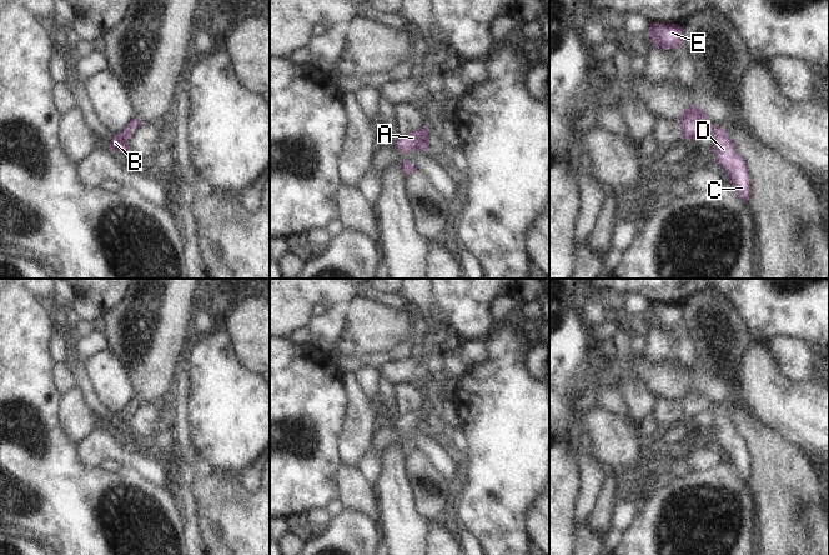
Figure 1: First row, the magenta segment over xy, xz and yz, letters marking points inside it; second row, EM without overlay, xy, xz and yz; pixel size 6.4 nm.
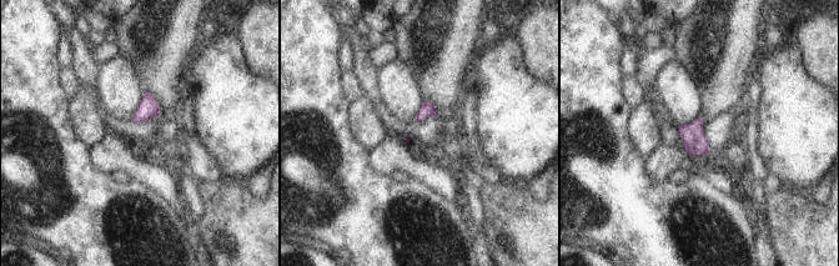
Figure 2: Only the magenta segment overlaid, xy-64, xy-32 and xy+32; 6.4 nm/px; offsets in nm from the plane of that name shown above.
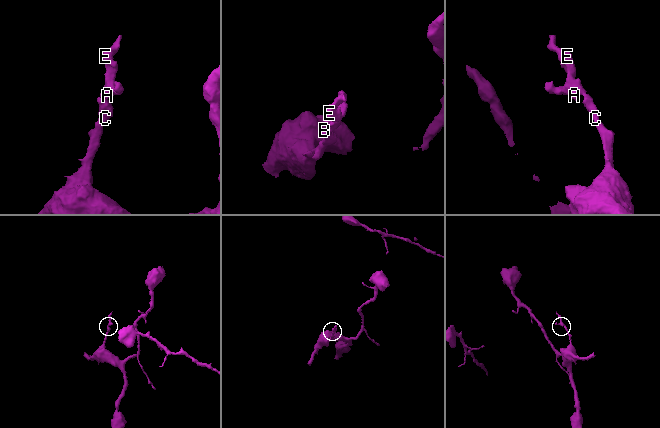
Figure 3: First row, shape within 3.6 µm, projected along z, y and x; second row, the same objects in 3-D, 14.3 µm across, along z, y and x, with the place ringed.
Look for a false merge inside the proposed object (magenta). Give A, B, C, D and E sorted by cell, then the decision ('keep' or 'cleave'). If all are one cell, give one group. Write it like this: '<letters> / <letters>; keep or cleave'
A B C D E; keep

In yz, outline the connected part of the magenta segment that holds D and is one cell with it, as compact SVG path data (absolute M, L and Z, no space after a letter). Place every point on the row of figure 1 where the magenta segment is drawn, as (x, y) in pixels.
M689 104L680 116L680 125L685 140L693 141L695 136L710 130L714 136L714 146L717 160L727 171L729 181L735 186L742 200L749 204L750 199L750 174L743 158L738 154L727 129L718 128L713 124L699 108Z

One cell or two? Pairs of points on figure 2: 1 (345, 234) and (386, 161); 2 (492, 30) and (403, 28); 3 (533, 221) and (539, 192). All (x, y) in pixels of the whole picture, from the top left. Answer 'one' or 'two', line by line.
1: two
2: two
3: two

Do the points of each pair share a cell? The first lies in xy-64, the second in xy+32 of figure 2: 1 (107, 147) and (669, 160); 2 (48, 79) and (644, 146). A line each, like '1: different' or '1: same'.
1: same
2: different

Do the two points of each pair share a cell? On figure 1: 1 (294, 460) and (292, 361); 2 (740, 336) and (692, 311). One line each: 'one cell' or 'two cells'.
1: one cell
2: one cell

